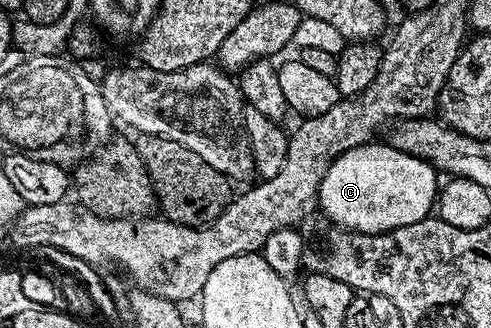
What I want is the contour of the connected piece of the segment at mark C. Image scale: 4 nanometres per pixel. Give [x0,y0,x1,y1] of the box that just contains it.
[317,141,440,234]

